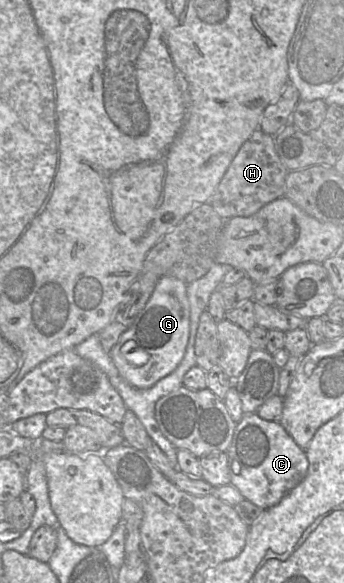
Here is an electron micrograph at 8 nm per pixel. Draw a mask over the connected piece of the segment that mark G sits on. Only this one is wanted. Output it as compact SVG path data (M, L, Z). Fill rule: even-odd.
M164 276L157 281L149 301L131 326L121 334L109 354L120 375L129 384L147 389L176 369L185 355L189 335L190 305L186 284L175 277ZM129 341L134 341L135 346ZM139 351L148 355L147 362L140 366L131 362L135 358L133 354Z

